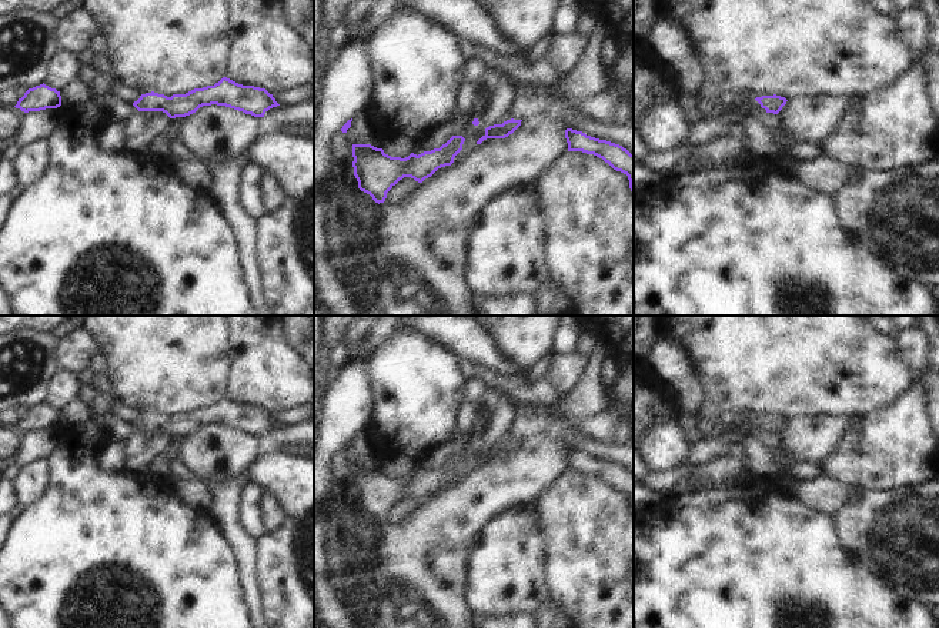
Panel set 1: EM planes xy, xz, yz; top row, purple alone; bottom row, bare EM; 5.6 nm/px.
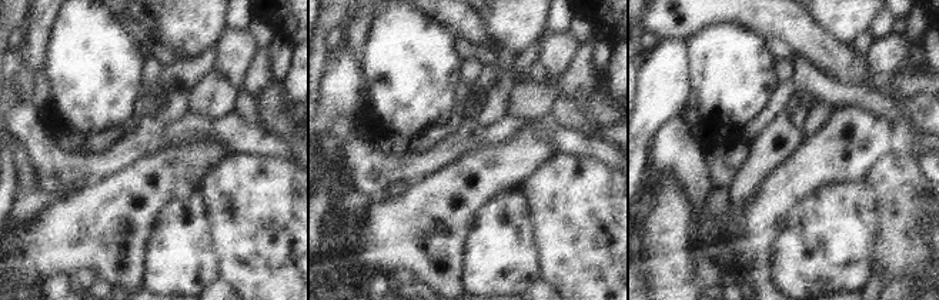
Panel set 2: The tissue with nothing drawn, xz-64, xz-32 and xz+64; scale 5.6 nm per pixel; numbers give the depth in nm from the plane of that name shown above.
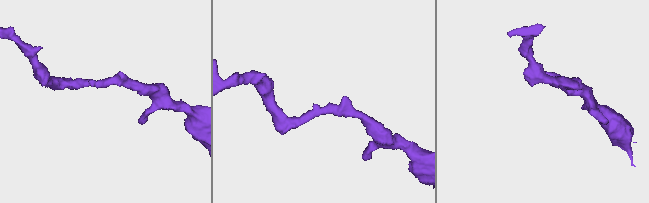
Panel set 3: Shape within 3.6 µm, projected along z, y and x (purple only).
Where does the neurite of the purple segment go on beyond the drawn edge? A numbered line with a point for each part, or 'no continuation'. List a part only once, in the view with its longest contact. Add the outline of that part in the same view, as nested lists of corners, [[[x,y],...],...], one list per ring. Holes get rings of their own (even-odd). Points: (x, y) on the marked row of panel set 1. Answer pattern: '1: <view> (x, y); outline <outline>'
no continuation

